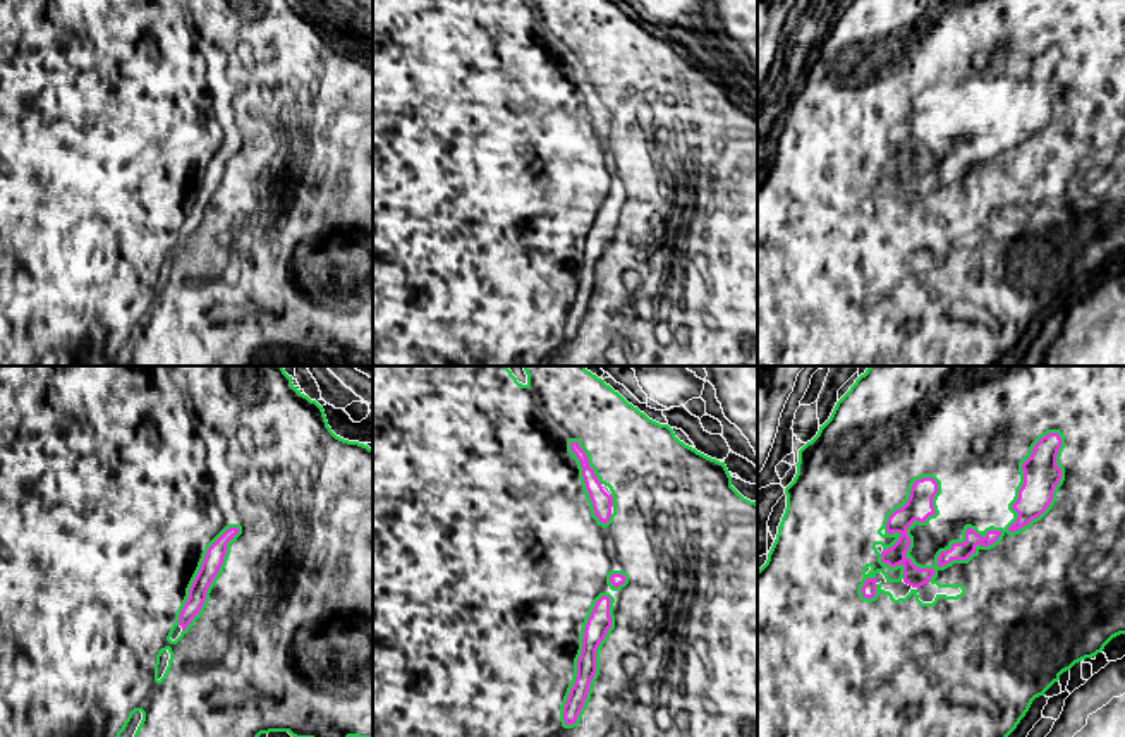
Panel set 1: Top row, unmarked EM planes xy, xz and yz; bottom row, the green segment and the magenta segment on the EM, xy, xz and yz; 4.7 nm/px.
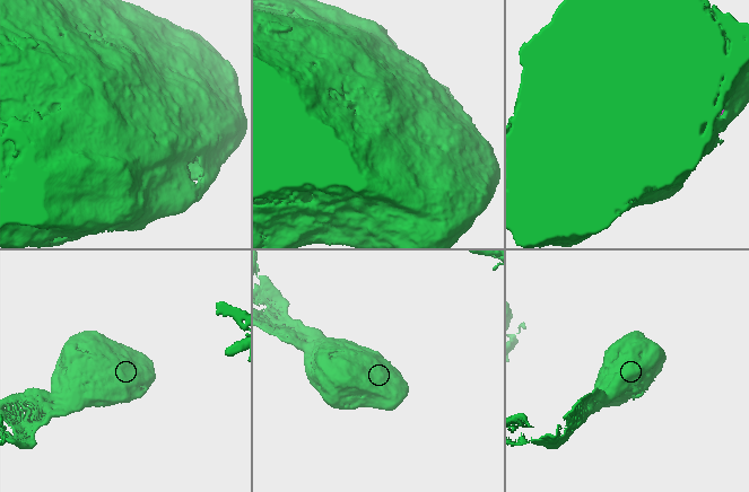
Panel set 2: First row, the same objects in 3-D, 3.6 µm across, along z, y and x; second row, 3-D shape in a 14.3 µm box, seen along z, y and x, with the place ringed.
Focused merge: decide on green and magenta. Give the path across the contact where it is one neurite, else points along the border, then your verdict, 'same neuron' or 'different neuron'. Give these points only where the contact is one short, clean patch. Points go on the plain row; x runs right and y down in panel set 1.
same neuron

